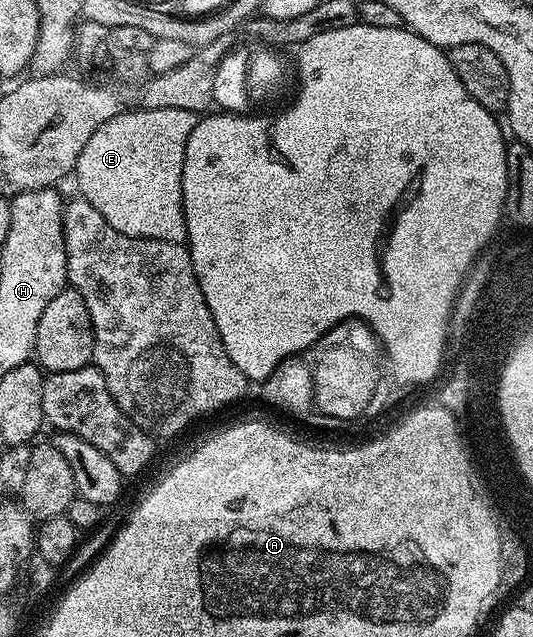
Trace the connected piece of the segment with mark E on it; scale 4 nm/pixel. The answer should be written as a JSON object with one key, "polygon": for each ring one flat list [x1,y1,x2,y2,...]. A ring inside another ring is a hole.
{"polygon":[[139,108,113,116,88,138,88,146,84,146,78,159,76,177,81,199,92,202,104,214,104,222,120,234,186,244,186,211,182,208,184,150,188,146,188,134,192,134,198,122,199,117,192,110,167,108]]}

